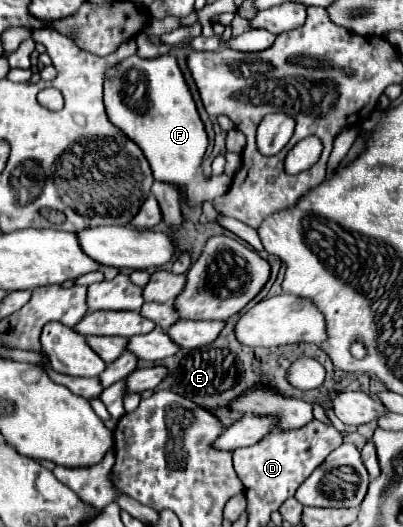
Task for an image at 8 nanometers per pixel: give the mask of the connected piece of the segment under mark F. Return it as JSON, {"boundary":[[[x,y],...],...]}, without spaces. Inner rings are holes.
{"boundary":[[[163,54],[163,56],[147,58],[147,60],[139,58],[139,56],[129,56],[129,58],[121,60],[117,66],[109,68],[105,72],[105,80],[103,80],[103,104],[105,104],[105,112],[107,112],[107,118],[111,120],[111,124],[115,124],[119,130],[123,130],[125,136],[143,150],[143,154],[147,156],[147,160],[151,164],[155,180],[179,184],[179,188],[183,190],[183,204],[193,206],[193,204],[201,204],[201,202],[213,202],[217,196],[223,196],[227,192],[227,188],[231,186],[231,178],[205,180],[201,176],[201,162],[203,162],[203,154],[207,148],[207,134],[205,134],[203,122],[197,114],[191,90],[183,78],[183,72],[173,54]],[[139,88],[143,90],[145,100],[143,100],[143,104],[137,104],[141,108],[133,108],[135,102],[131,100],[131,96]]]}

